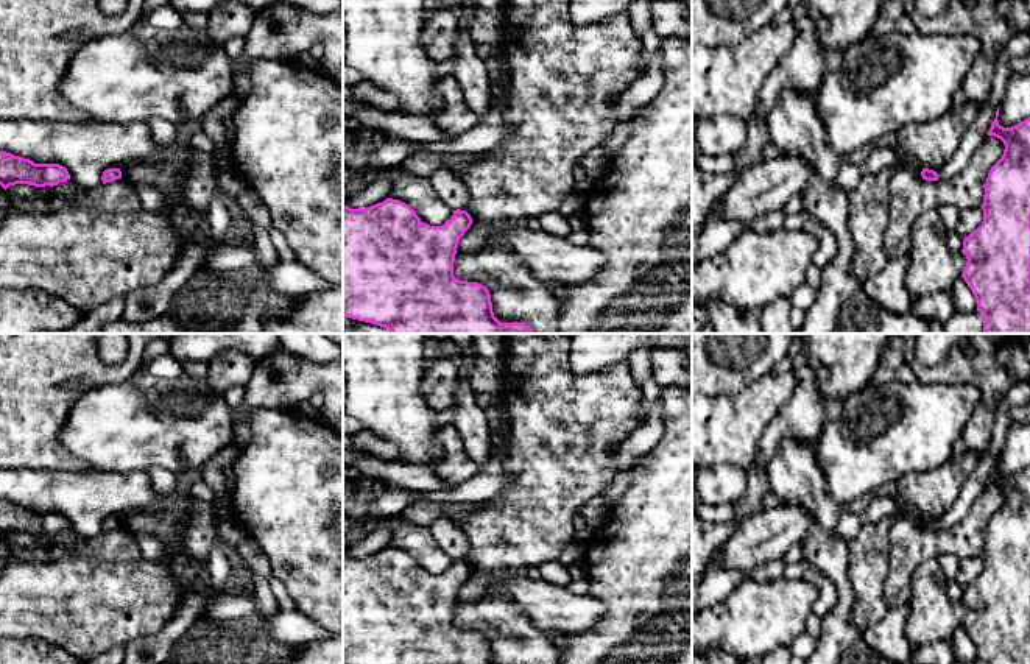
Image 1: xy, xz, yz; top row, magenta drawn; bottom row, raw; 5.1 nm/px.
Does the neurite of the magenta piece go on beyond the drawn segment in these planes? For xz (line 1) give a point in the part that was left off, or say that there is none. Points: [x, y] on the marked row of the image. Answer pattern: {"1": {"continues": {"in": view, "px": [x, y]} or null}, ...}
{"1": {"continues": null}}

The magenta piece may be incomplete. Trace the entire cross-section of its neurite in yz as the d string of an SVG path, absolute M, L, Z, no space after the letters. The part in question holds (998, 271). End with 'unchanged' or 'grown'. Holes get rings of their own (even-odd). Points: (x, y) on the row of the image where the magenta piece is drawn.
M999 108L988 136L1000 139L1005 150L986 178L983 221L963 240L968 262L961 277L985 316L983 334L1030 334L1030 118L1004 128L997 117Z; unchanged

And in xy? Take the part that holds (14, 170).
M0 151L0 185L5 190L16 184L53 187L67 179L70 175L59 164L34 164L30 159Z; unchanged

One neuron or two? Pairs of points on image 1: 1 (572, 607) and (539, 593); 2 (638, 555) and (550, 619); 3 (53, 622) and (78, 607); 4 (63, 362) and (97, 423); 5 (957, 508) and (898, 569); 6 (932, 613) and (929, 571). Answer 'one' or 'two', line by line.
1: one
2: two
3: one
4: two
5: two
6: one

